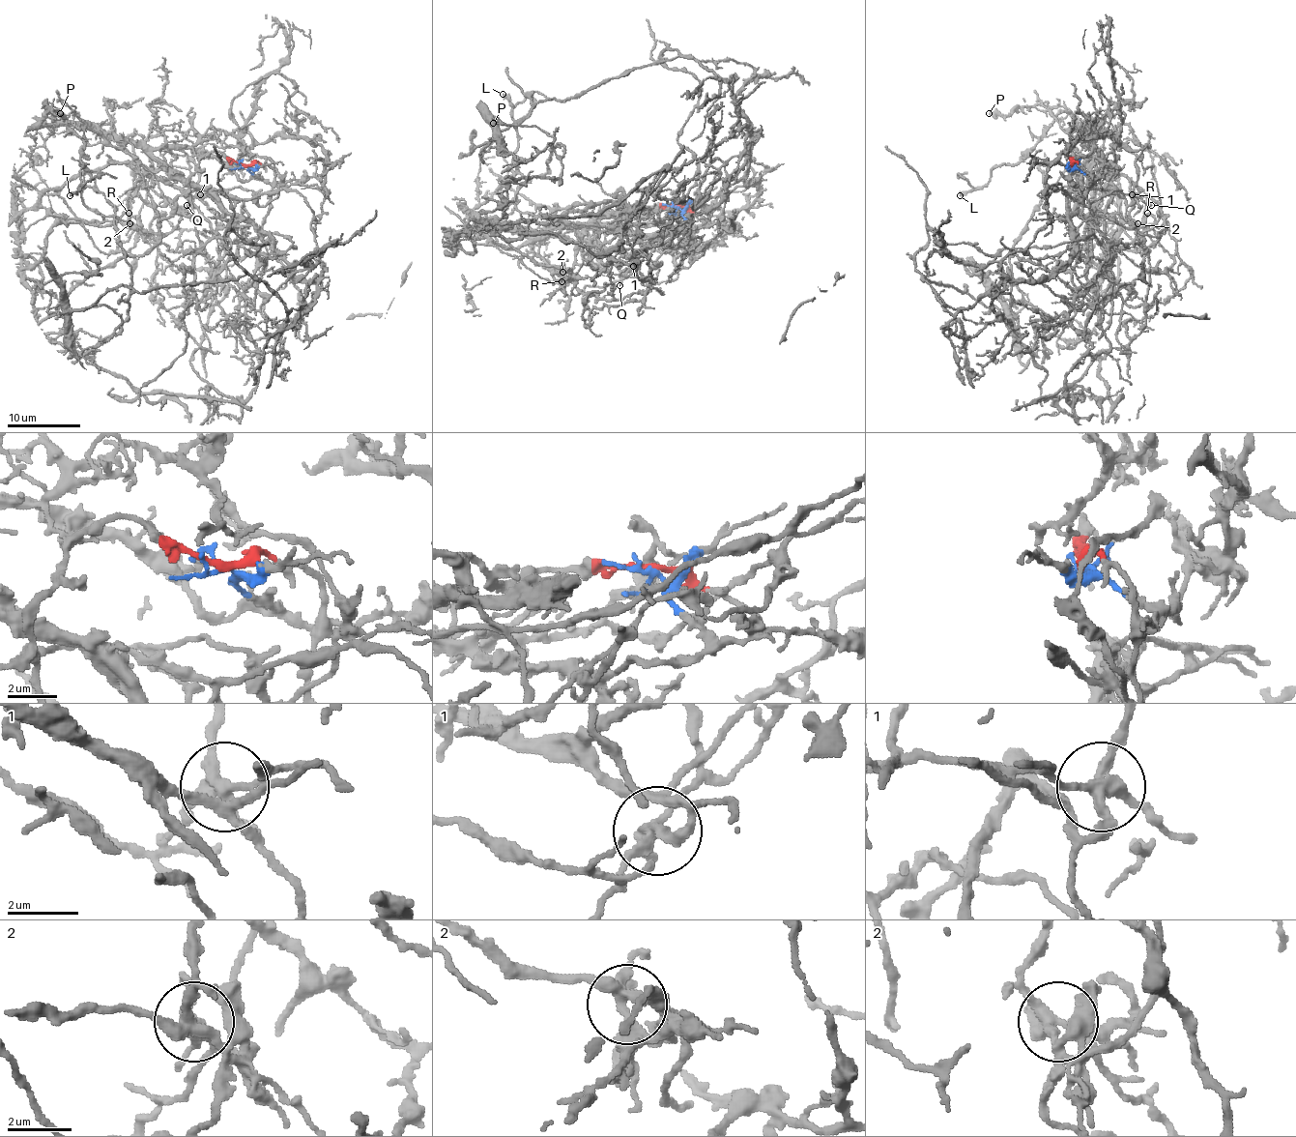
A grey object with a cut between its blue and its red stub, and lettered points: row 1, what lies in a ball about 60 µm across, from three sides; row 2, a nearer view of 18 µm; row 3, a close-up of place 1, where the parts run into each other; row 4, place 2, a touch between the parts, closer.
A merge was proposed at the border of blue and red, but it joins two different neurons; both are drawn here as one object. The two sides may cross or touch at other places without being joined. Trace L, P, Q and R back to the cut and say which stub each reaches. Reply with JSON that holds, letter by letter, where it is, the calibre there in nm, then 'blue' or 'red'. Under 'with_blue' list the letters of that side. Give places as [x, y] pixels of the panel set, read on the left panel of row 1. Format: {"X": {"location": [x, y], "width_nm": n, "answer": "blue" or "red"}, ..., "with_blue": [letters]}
{"L": {"location": [70, 195], "width_nm": 320, "answer": "blue"}, "P": {"location": [60, 113], "width_nm": 340, "answer": "blue"}, "Q": {"location": [187, 205], "width_nm": 180, "answer": "red"}, "R": {"location": [129, 213], "width_nm": 240, "answer": "blue"}, "with_blue": ["L", "P", "R"]}

